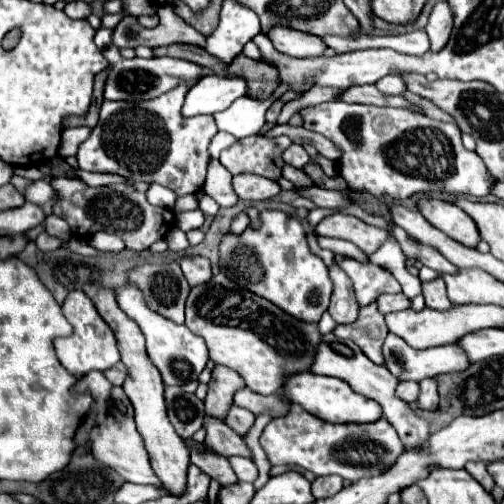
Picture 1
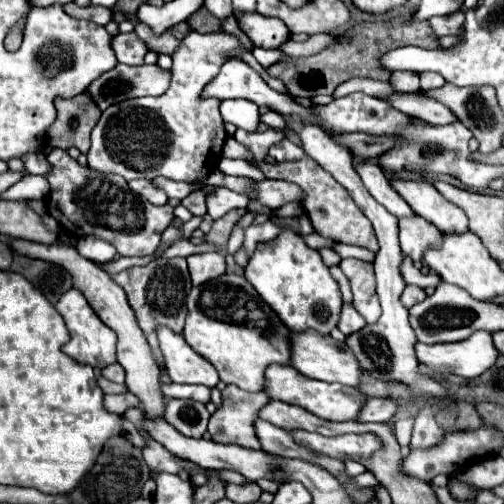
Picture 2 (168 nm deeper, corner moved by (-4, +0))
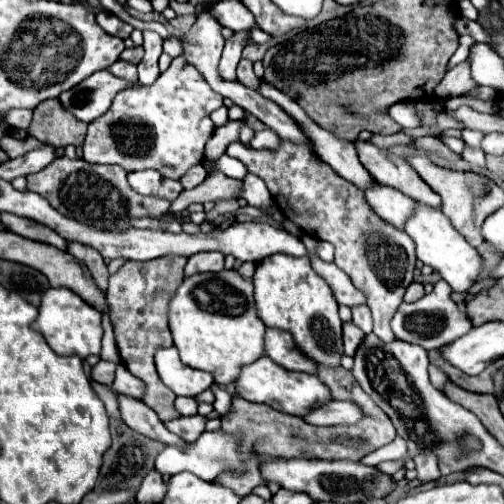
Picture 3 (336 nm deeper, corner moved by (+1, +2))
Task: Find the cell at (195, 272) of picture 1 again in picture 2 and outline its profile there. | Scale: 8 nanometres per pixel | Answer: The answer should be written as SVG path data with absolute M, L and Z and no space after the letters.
M215 252L187 256L187 264L189 264L189 274L193 280L193 286L199 286L207 280L213 280L213 278L219 278L221 274L225 274L225 258Z

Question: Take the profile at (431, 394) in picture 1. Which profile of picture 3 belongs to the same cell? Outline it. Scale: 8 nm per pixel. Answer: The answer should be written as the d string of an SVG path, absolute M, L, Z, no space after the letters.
M416 456L416 480L420 484L428 484L428 482L436 482L442 474L438 472L438 458L436 456Z

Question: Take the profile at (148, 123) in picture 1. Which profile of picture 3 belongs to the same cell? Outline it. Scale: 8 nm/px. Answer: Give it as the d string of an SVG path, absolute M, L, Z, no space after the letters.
M178 56L152 86L136 84L118 92L110 110L88 126L82 158L92 164L118 164L126 172L154 168L166 178L180 180L190 166L202 162L204 146L214 132L208 114L220 106L220 94Z

